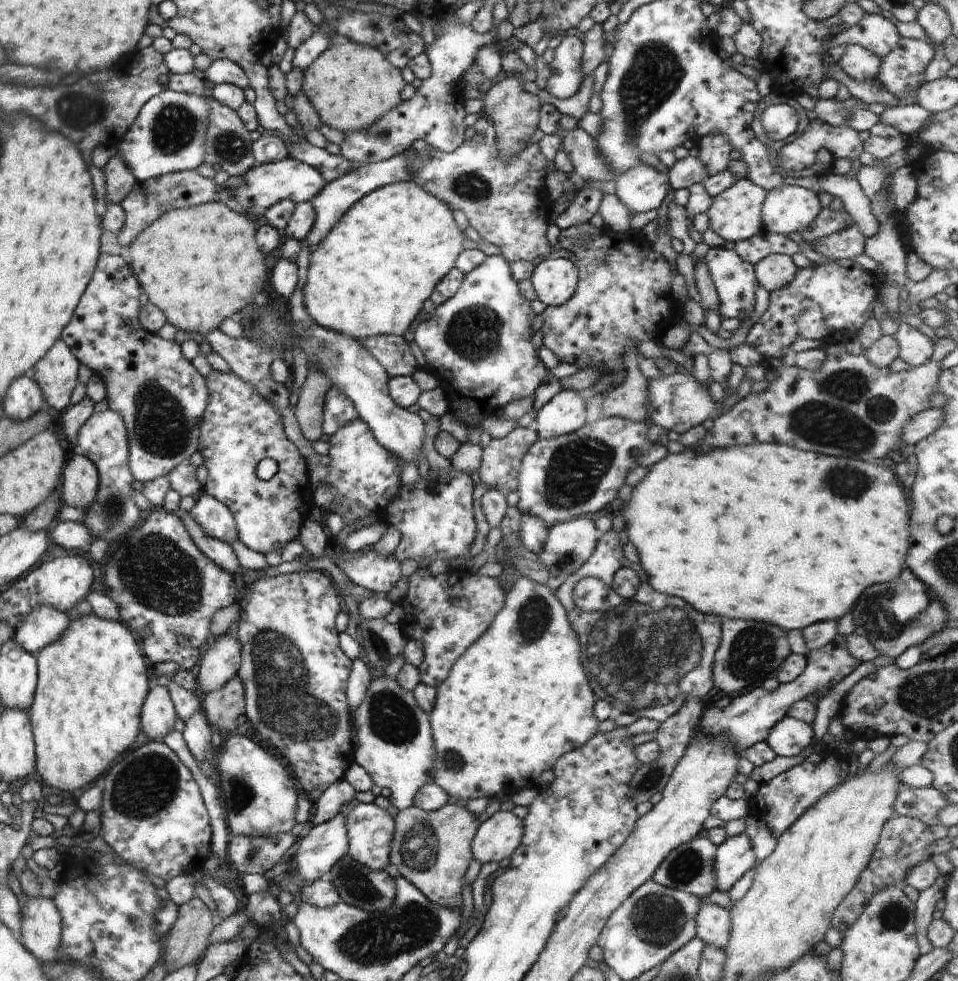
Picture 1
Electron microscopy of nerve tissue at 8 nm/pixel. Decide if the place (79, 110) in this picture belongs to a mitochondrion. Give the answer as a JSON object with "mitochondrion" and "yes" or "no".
{"mitochondrion":"yes"}

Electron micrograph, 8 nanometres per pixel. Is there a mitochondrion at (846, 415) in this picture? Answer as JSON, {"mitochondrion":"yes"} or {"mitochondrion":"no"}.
{"mitochondrion":"yes"}

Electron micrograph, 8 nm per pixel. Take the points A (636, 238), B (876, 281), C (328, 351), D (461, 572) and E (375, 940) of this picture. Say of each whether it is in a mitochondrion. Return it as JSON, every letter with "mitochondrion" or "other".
{"A":"other","B":"other","C":"mitochondrion","D":"other","E":"mitochondrion"}

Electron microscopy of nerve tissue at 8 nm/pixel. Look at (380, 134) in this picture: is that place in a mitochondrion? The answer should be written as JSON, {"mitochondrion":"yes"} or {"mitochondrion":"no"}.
{"mitochondrion":"yes"}

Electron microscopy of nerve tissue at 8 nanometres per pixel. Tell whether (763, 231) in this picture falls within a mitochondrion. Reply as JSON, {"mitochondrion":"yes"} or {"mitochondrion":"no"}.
{"mitochondrion":"no"}

